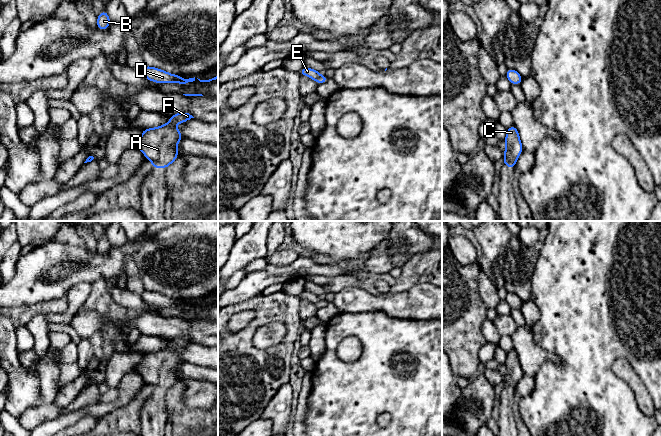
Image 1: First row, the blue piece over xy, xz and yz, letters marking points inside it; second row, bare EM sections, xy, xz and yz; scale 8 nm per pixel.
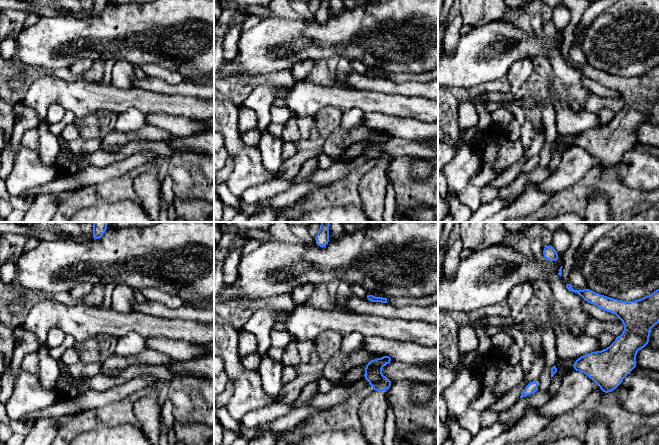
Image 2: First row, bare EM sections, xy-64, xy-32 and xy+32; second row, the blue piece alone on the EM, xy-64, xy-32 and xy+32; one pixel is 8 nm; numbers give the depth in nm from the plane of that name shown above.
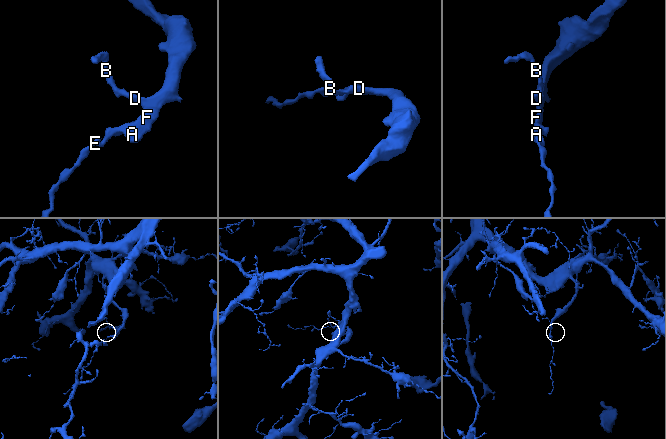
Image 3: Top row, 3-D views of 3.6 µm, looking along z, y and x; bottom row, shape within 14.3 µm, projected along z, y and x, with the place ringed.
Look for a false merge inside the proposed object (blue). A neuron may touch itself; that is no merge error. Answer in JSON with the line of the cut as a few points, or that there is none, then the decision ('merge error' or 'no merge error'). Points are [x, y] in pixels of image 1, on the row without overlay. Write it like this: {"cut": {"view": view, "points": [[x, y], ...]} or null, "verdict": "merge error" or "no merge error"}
{"cut": null, "verdict": "no merge error"}

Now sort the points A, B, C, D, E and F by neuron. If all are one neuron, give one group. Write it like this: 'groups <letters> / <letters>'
groups A B C D E F

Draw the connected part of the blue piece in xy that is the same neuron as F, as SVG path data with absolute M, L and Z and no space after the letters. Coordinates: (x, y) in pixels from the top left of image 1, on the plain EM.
M177 337L170 340L171 344L163 350L144 353L135 369L152 386L152 391L167 392L179 380L177 367L183 361L175 347L183 347L194 342L189 337Z

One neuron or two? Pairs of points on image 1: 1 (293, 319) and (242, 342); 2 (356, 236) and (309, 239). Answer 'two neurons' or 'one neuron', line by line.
1: one neuron
2: one neuron

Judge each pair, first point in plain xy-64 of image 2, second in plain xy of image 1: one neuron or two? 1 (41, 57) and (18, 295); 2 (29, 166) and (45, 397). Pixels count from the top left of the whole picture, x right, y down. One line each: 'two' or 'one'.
1: one
2: two

